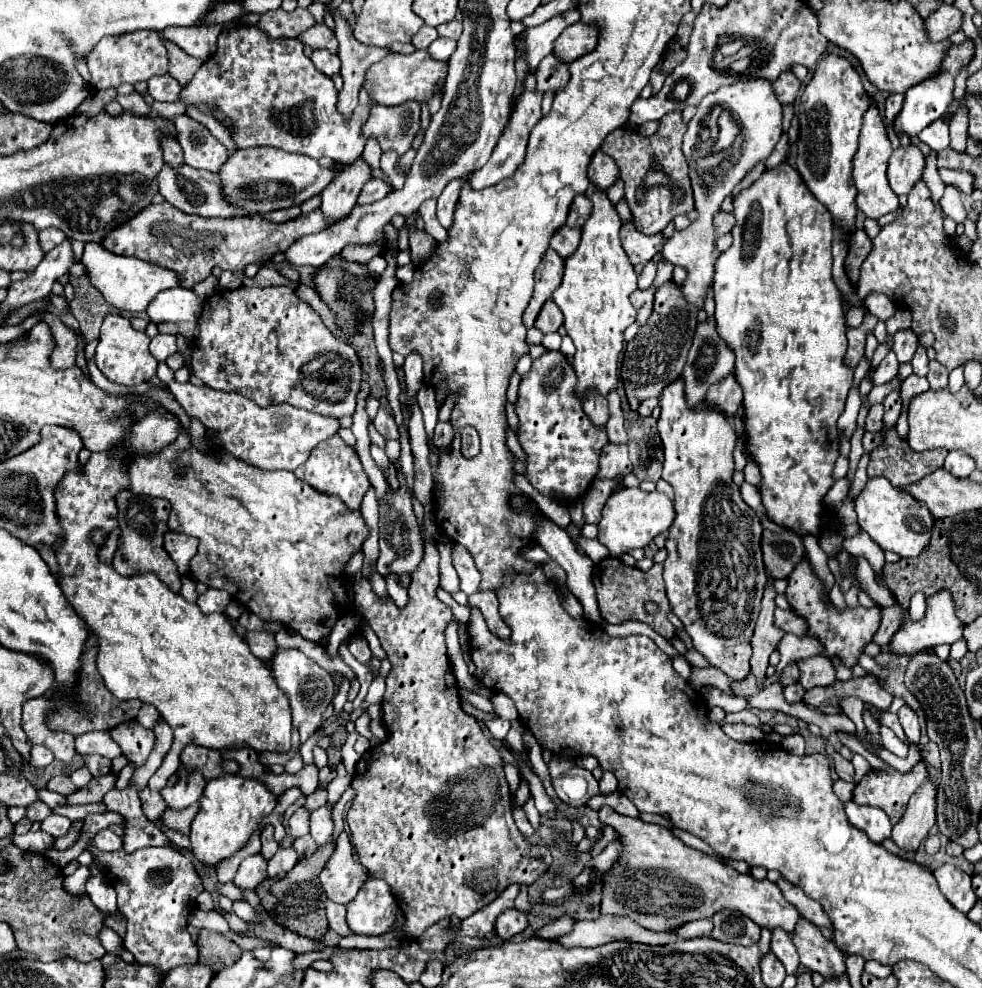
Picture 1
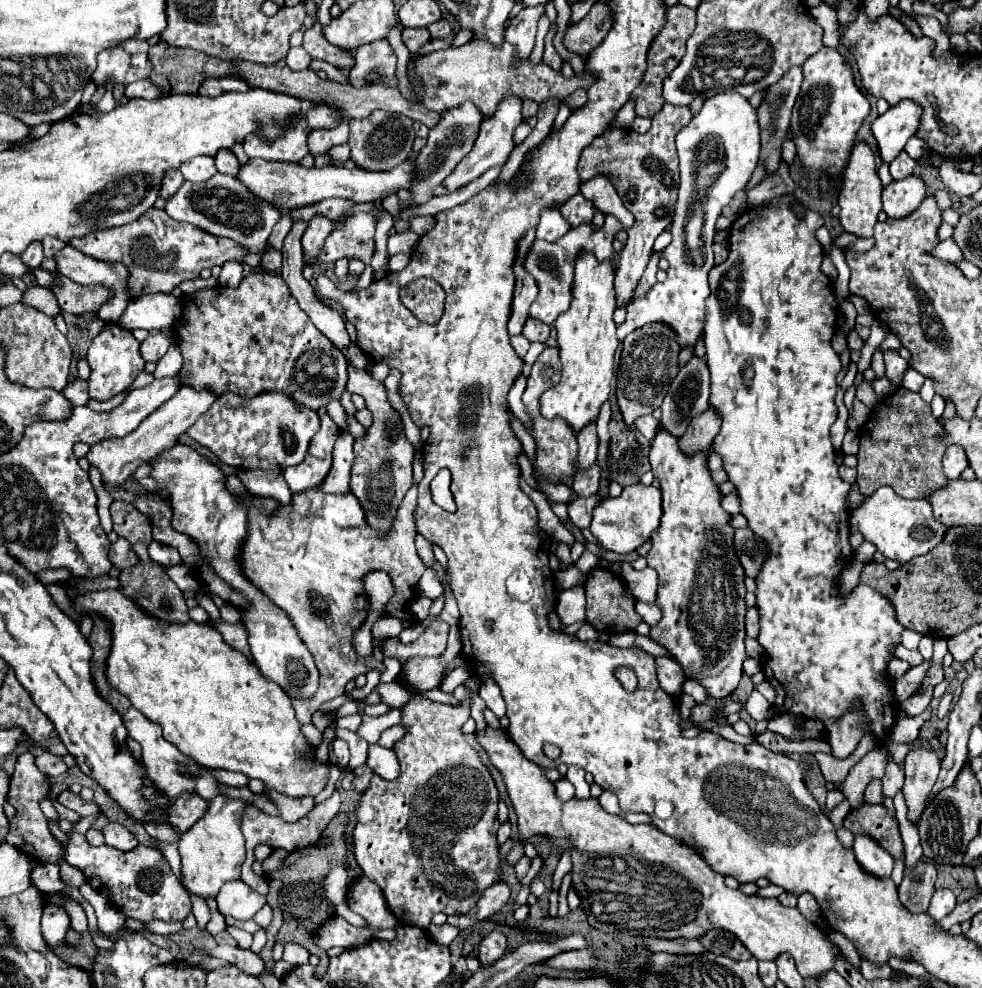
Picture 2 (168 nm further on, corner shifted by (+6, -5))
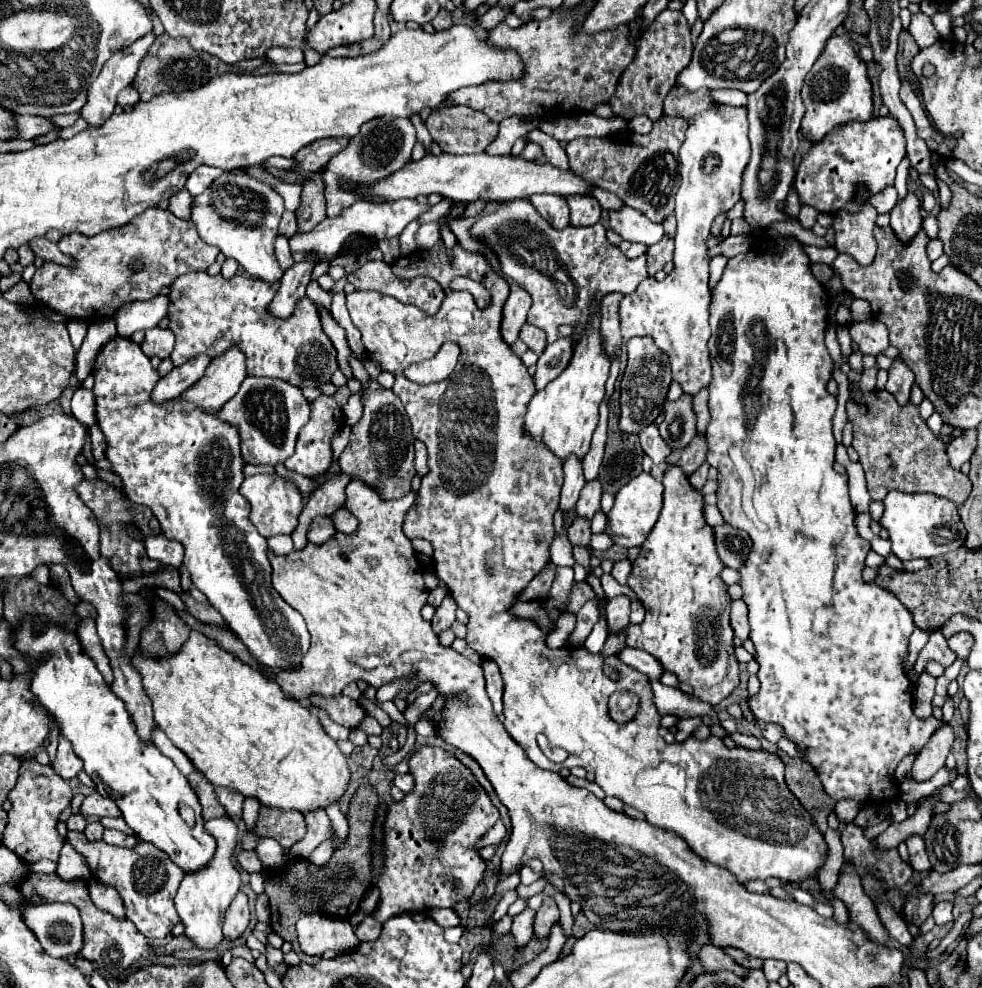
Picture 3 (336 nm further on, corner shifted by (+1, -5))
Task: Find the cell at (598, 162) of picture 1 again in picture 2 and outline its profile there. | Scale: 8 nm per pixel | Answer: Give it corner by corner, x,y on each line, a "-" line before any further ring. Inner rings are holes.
598,174
596,178
590,178
588,182
584,182
584,184
580,186
580,192
582,192
584,198
588,198
600,212
616,216
616,218
620,220
620,224
622,224
624,230
628,230
628,228
632,226
634,218
632,218
632,214
624,208
624,204
620,202
620,196
616,194
616,190
614,190
614,186
612,186
612,182
610,182
608,178
604,178
604,176

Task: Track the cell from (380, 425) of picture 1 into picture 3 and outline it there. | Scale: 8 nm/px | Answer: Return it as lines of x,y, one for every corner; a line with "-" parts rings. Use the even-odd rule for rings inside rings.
353,394
347,402
347,406
343,408
343,414
345,414
345,422
349,426
353,426
357,420
361,420
361,414
363,414
363,406
361,406
361,394

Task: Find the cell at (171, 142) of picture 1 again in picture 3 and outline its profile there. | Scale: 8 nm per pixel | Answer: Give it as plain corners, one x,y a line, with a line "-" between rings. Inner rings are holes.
183,188
183,190
175,192
175,194
169,198
169,210
171,210
177,218
189,218
191,200
193,200
193,196
189,194
187,188

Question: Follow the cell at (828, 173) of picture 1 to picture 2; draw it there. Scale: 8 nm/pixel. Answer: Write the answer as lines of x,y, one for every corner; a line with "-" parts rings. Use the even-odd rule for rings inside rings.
822,46
818,54
804,62
802,68
804,80
792,110
792,140
804,166
824,168
838,178
848,164
854,136
862,120
870,114
870,102
854,84
850,64
836,48

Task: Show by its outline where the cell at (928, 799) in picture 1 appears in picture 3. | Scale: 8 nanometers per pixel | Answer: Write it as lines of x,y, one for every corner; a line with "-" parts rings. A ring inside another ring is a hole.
945,724
943,728
939,728
929,738
929,742
921,748
921,752
917,754
917,760
915,760
913,770
911,770
911,778
915,782
931,780
935,776
935,772
945,766
945,758
949,754
953,740
955,740
955,736
953,736
951,726

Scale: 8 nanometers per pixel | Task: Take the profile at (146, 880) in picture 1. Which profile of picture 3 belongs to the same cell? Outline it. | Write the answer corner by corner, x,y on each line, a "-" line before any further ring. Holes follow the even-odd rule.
69,830
67,834
67,842
85,858
91,874
99,882
115,888
121,894
125,902
127,920
131,920
139,932
143,932
149,940
165,938
167,934
171,934
173,926
179,922
179,914
175,910
173,898
185,872
177,868
177,864
173,864
163,850
159,850
149,842
139,842
131,850
117,848
105,844
103,840
87,840
83,832
73,832
73,830

